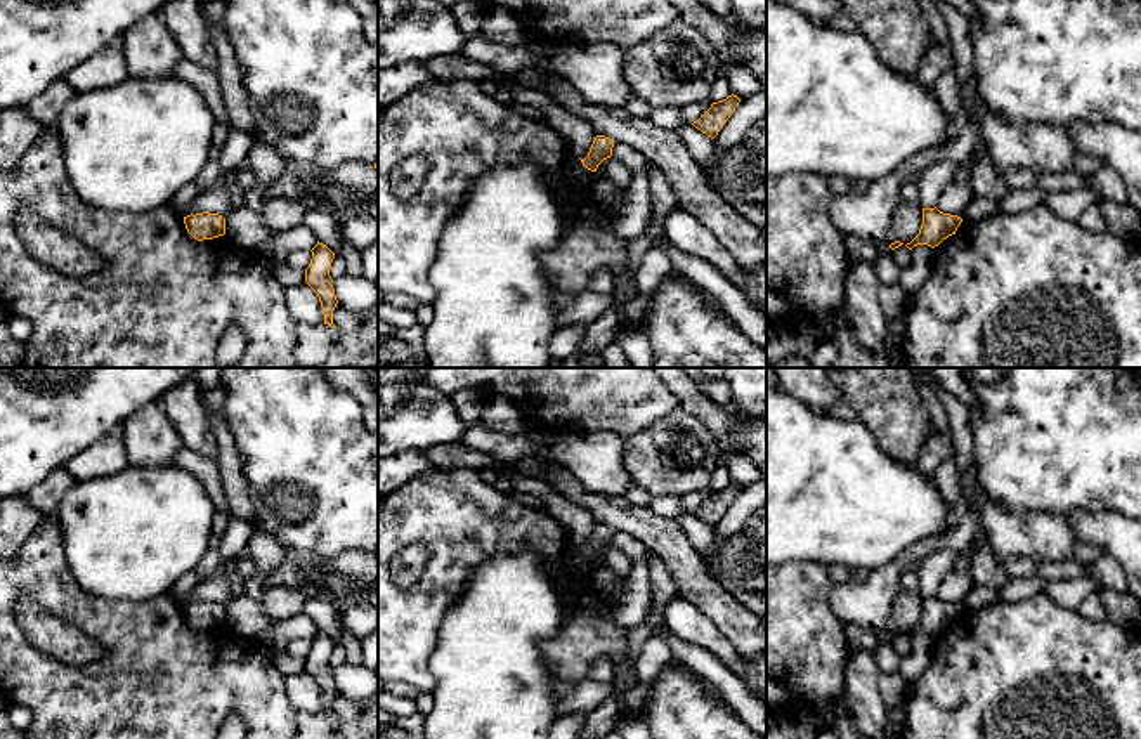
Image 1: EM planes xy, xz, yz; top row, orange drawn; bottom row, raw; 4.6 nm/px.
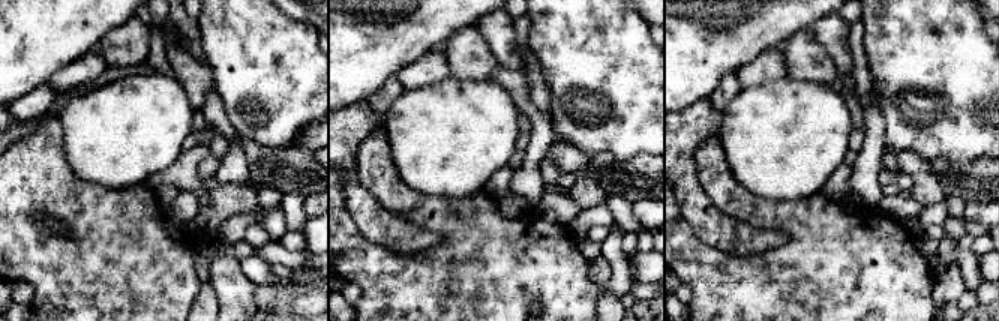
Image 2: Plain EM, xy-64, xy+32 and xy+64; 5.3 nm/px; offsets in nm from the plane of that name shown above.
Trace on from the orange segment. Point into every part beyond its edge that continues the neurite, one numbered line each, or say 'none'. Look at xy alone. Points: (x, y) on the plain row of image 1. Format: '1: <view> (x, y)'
none

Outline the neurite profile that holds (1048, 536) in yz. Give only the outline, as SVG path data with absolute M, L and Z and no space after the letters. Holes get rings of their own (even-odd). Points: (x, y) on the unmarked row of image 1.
M985 500L981 526L1001 559L1035 555L1042 562L1065 562L1079 543L1066 519L1053 513L1014 513Z

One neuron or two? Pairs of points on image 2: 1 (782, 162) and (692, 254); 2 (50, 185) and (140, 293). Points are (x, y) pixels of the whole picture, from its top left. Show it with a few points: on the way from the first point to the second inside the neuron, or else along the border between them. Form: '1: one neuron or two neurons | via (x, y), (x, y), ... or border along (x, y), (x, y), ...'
1: two neurons | border along (728, 165), (732, 176), (752, 194), (785, 201)
2: one neuron | via (77, 212), (116, 251), (116, 266)

